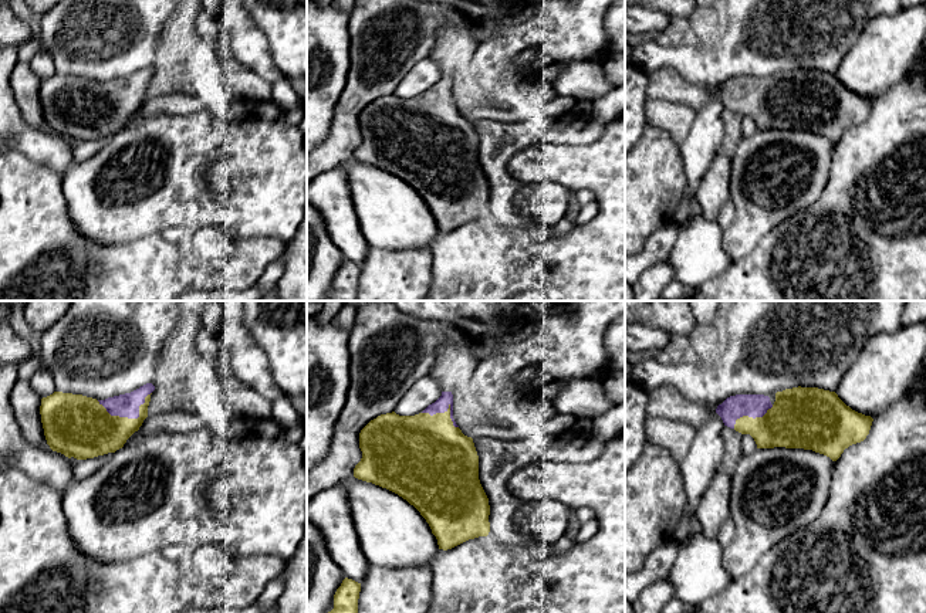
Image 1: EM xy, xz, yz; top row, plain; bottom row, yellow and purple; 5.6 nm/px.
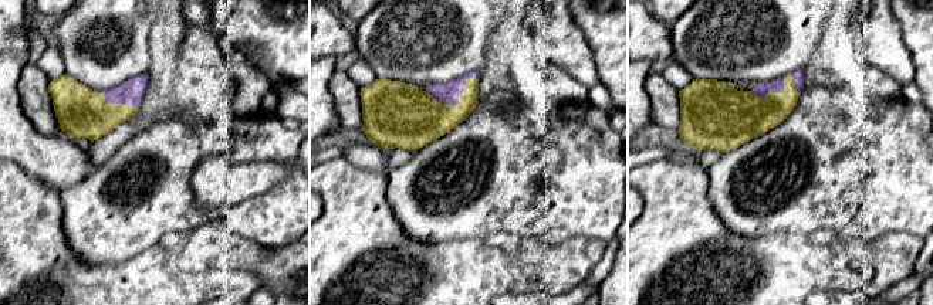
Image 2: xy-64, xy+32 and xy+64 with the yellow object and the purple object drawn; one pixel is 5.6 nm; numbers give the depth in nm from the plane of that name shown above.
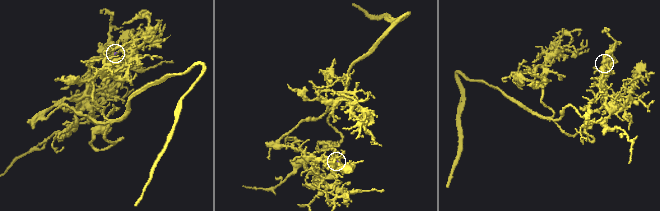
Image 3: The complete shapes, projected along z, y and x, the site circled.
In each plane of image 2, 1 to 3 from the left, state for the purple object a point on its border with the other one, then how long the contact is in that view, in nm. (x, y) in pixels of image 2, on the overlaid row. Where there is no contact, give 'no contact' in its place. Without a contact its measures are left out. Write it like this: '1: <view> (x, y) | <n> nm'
1: xy-64 (118, 104) | 220 nm
2: xy+32 (459, 102) | 320 nm
3: xy+64 (773, 92) | 200 nm

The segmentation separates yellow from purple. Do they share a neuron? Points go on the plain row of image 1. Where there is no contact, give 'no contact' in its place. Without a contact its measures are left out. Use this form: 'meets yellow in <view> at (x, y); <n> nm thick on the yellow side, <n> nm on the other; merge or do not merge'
meets yellow in xy at (129, 101); 320 nm thick on the yellow side, 130 nm on the other; merge

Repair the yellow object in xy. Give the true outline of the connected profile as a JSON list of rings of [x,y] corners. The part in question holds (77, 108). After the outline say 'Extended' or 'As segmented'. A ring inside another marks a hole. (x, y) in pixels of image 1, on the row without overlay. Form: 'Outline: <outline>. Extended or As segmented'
Outline: [[[146,65],[105,82],[62,74],[43,79],[40,96],[47,126],[77,142],[115,135],[148,99],[153,72]]]. Extended

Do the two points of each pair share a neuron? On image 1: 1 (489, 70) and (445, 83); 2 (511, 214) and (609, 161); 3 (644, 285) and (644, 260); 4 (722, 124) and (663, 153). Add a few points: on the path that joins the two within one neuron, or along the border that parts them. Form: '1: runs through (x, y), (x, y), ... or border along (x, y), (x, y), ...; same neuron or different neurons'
1: border along (477, 47), (472, 60); different neurons
2: border along (531, 182), (556, 180), (573, 189); different neurons
3: border along (668, 258), (651, 264), (639, 278); different neurons
4: border along (679, 145), (686, 178); different neurons

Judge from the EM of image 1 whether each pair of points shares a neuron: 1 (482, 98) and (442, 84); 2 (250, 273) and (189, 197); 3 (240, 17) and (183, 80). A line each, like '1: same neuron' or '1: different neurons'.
1: different neurons
2: different neurons
3: different neurons

